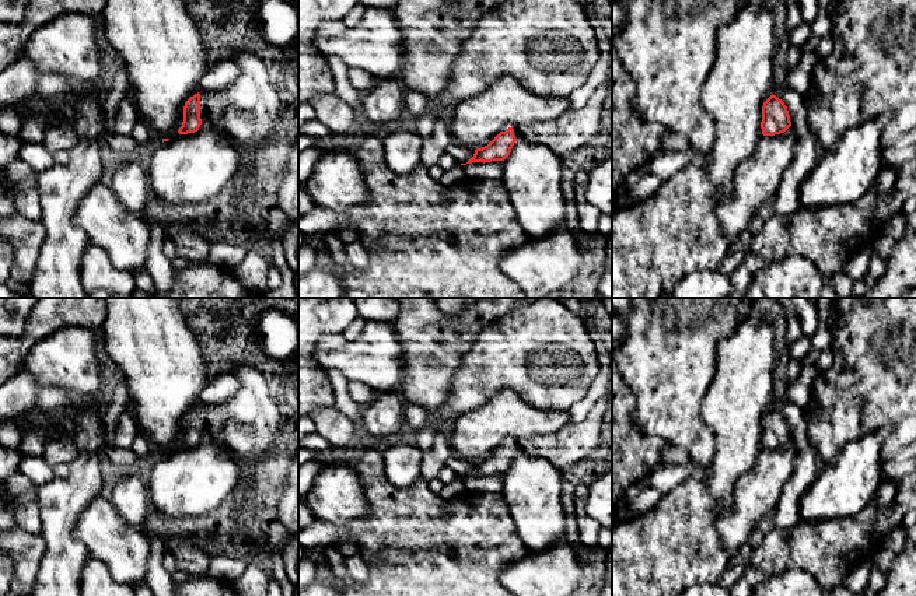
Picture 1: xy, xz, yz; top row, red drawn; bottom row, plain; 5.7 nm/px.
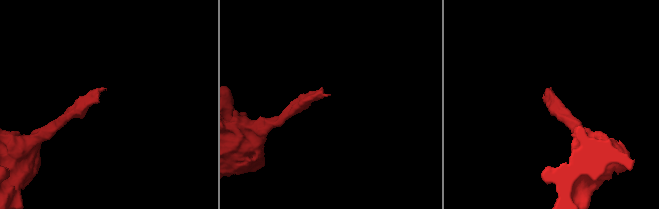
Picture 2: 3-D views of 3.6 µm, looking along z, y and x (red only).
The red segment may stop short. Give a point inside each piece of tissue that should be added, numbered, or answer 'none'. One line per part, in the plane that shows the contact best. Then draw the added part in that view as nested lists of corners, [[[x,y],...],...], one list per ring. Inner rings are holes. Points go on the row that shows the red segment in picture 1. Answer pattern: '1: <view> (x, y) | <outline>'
1: xy (247, 111) | [[[241,50],[233,57],[233,62],[240,69],[238,78],[221,91],[200,92],[200,119],[209,119],[216,127],[238,141],[244,150],[254,152],[275,139],[282,98],[269,81],[263,60],[255,53]]]

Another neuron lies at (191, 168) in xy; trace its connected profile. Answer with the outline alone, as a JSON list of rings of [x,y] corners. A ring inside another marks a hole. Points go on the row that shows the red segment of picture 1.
[[[203,119],[197,132],[155,147],[147,166],[154,197],[169,204],[203,203],[241,168],[241,146]]]

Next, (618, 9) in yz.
[[[612,0],[612,41],[622,29],[626,21],[626,4]]]

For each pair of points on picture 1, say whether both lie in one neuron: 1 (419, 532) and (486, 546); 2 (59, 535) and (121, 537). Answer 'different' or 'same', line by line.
1: same
2: different

